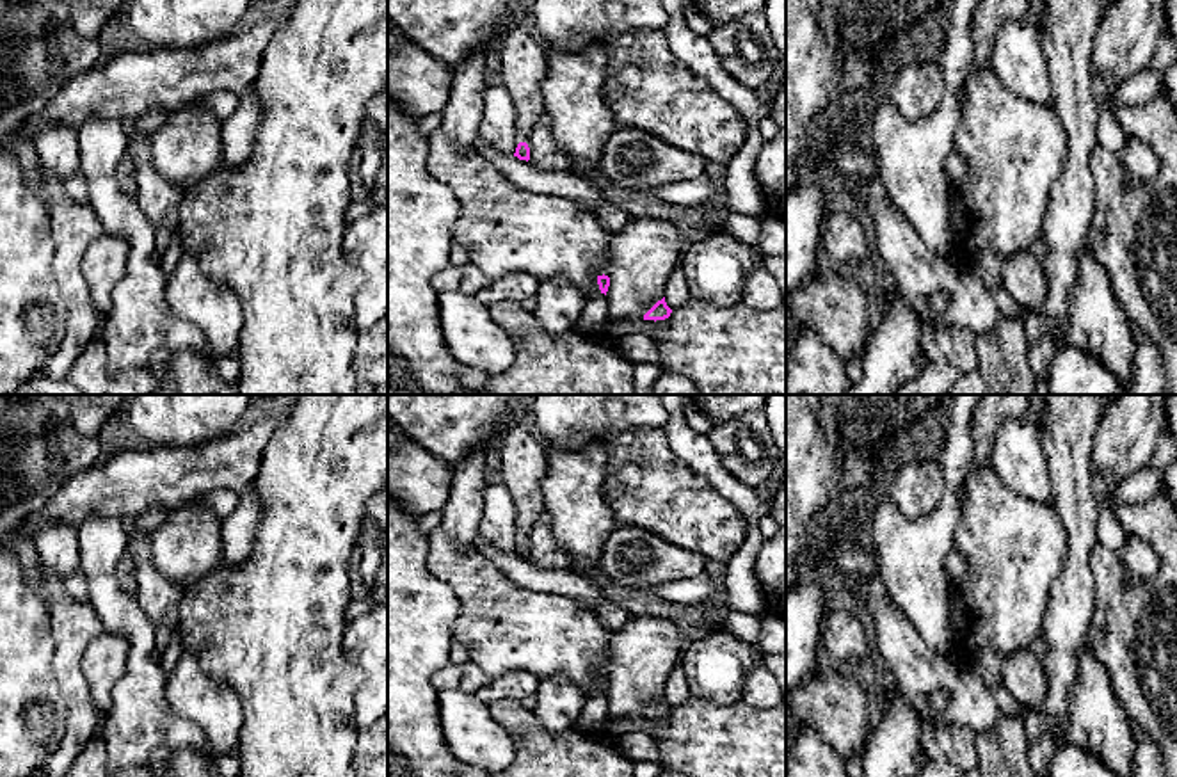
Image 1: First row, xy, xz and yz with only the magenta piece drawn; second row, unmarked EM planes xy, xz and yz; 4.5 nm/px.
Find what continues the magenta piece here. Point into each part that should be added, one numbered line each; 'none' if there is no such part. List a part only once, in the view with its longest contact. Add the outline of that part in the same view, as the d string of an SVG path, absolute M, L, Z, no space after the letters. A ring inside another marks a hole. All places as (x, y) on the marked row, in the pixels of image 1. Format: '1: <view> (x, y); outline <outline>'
1: xz (523, 57); outline M512 30L501 46L501 85L516 108L519 142L544 114L542 82L548 75L548 48L524 30Z

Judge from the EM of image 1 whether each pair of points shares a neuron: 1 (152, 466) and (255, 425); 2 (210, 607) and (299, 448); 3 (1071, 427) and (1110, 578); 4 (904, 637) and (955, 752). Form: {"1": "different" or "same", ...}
{"1": "same", "2": "same", "3": "different", "4": "different"}

